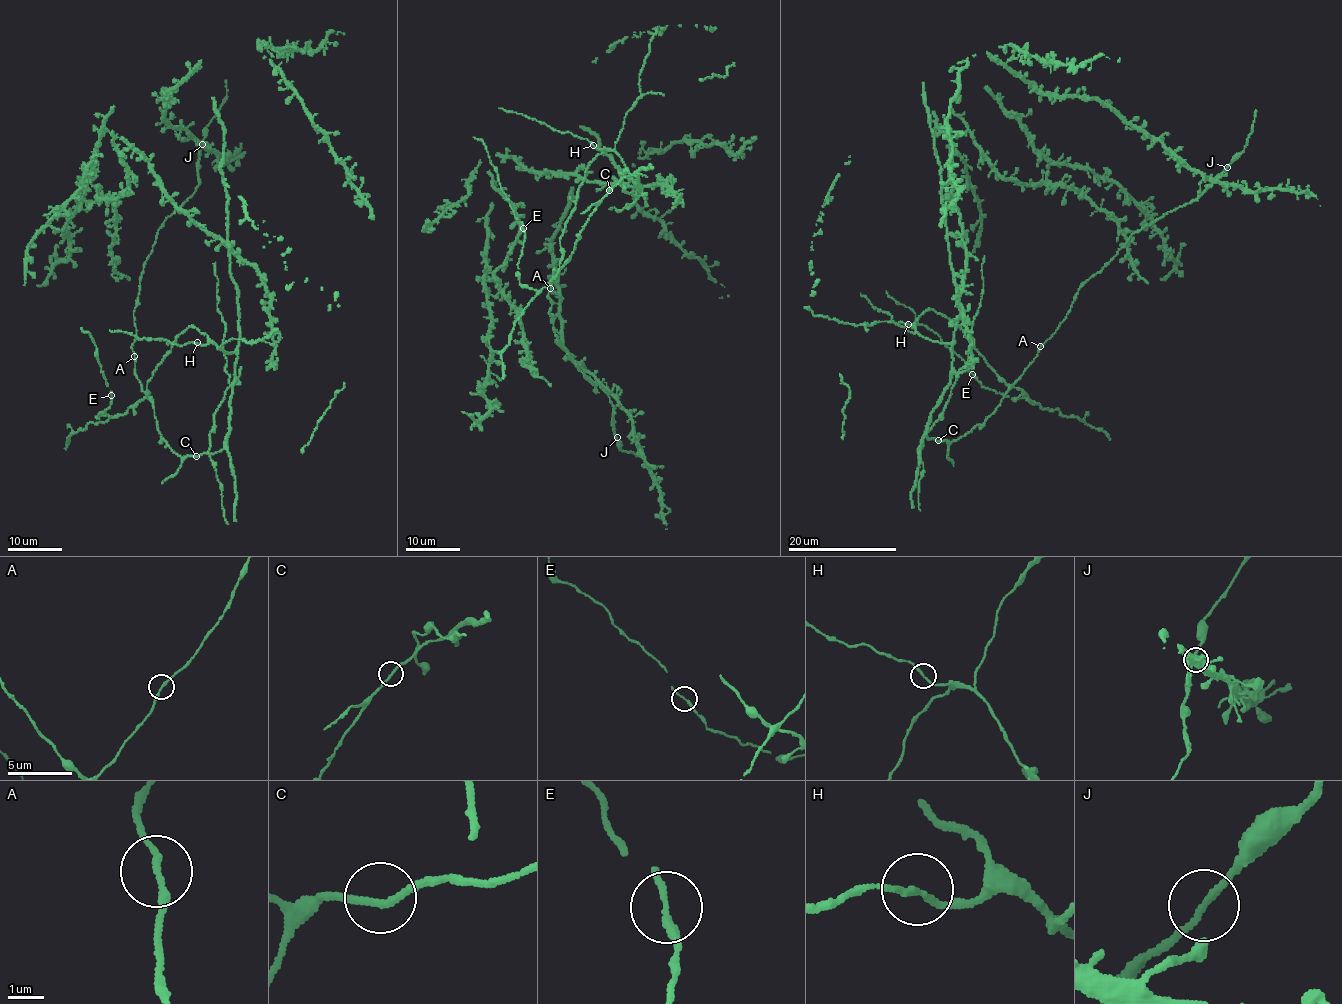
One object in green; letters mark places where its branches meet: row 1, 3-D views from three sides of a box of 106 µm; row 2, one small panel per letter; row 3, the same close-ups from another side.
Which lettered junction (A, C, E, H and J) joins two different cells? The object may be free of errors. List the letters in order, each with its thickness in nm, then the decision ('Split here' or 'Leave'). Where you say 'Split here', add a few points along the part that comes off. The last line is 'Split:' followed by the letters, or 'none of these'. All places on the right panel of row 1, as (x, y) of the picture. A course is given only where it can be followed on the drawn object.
A: Thickness 190 nm. Leave
C: Thickness 190 nm. Leave
E: Thickness 190 nm. Leave
H: Thickness 170 nm. Leave
J: Thickness 190 nm. Leave
Split: none of these

